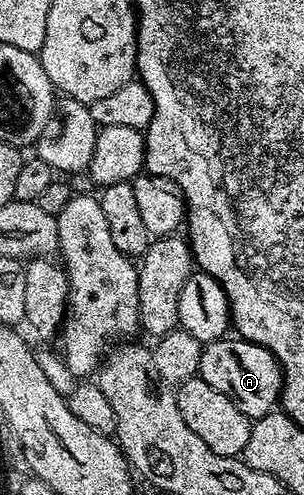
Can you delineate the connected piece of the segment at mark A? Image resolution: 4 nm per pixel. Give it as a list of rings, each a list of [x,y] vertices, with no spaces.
[[[230,340],[207,341],[203,344],[198,376],[204,379],[204,383],[212,383],[220,395],[228,395],[228,399],[232,399],[232,403],[236,403],[236,407],[240,407],[246,417],[263,417],[279,404],[282,396],[282,368],[264,347],[251,341]]]

